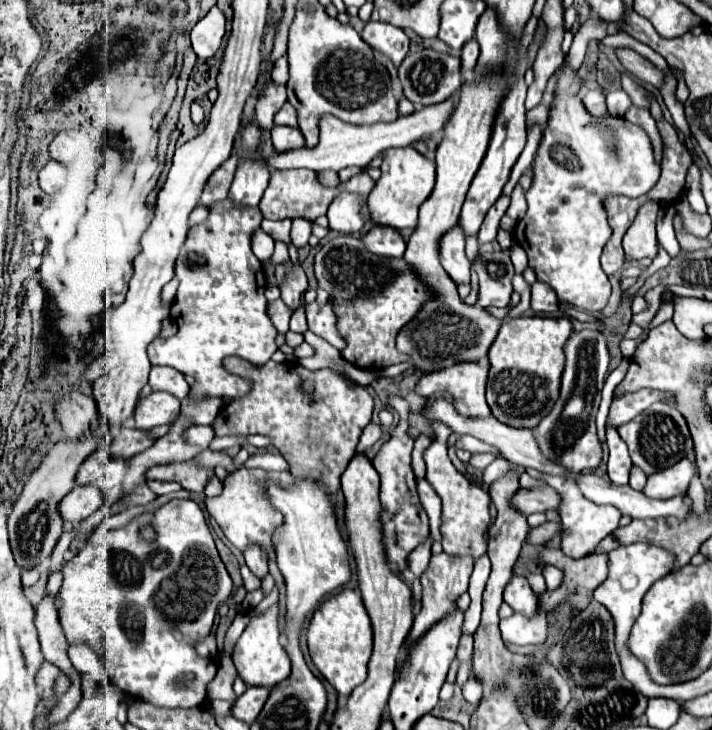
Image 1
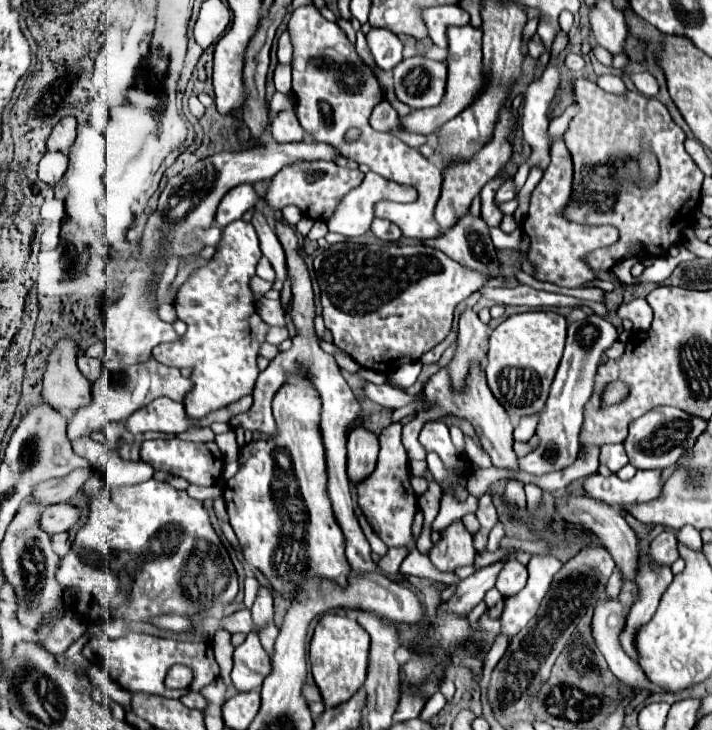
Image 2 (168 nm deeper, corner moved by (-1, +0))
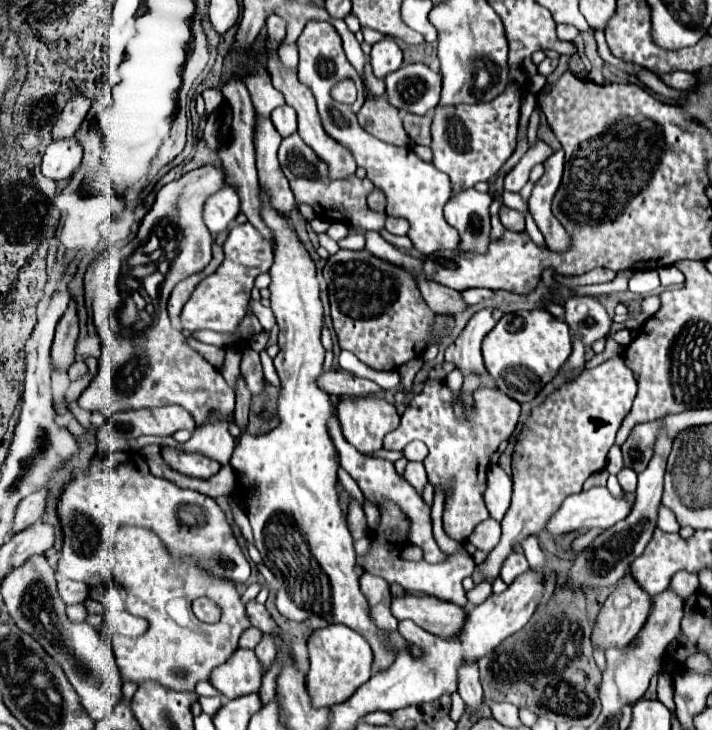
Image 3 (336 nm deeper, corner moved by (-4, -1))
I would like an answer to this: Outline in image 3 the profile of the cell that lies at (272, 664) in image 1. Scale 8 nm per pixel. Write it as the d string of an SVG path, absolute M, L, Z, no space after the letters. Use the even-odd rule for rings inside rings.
M238 648L230 660L214 668L210 684L228 700L258 692L262 684L262 668L254 656L254 650Z

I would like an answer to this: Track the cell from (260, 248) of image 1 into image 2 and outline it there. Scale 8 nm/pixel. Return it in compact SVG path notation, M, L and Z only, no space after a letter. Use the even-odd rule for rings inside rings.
M261 257L259 263L257 263L257 275L263 277L263 279L267 279L267 281L275 281L273 267L271 267L271 263L269 263L265 257Z

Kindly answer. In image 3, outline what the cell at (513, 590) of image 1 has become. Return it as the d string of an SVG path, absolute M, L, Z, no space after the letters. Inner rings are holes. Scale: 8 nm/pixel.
M510 552L508 558L502 562L502 568L500 568L500 578L510 584L514 582L516 576L520 576L522 572L526 572L530 566L528 566L528 560L524 554L520 552Z

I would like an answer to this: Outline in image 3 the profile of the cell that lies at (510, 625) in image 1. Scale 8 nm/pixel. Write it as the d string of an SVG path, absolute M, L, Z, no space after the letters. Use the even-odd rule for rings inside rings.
M538 534L528 536L528 538L522 542L522 550L524 550L524 556L528 558L528 562L530 562L532 568L544 570L544 566L546 566L546 556L544 556L544 552L540 550Z

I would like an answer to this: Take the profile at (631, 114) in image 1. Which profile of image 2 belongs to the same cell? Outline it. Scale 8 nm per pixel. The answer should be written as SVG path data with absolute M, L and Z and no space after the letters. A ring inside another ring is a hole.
M603 75L603 77L597 79L597 85L599 85L601 89L613 93L613 95L625 95L625 93L627 93L625 83L623 83L621 77L617 77L617 75Z

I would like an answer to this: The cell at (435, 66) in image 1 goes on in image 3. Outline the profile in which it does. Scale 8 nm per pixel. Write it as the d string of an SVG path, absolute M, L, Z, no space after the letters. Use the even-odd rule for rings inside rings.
M408 64L386 76L388 102L404 112L424 116L440 102L442 76L426 64Z

